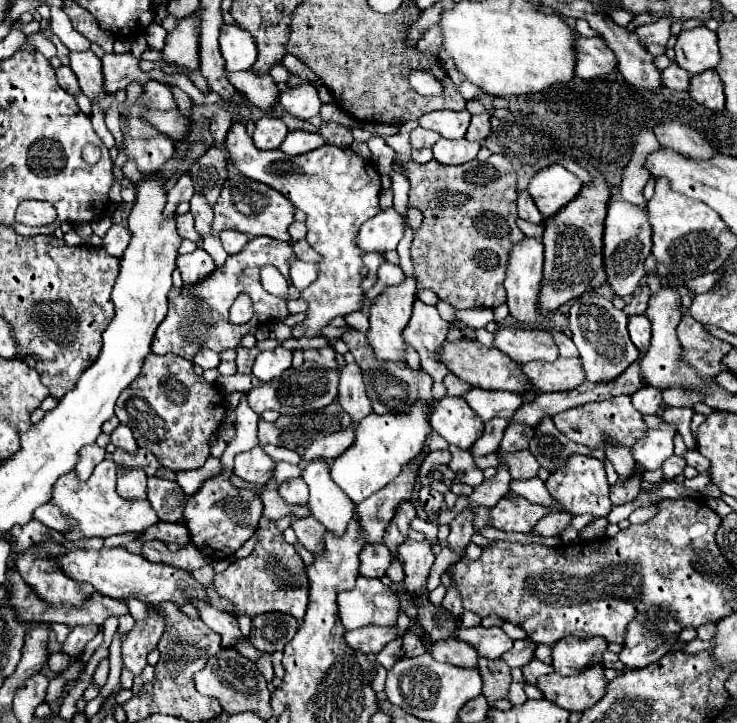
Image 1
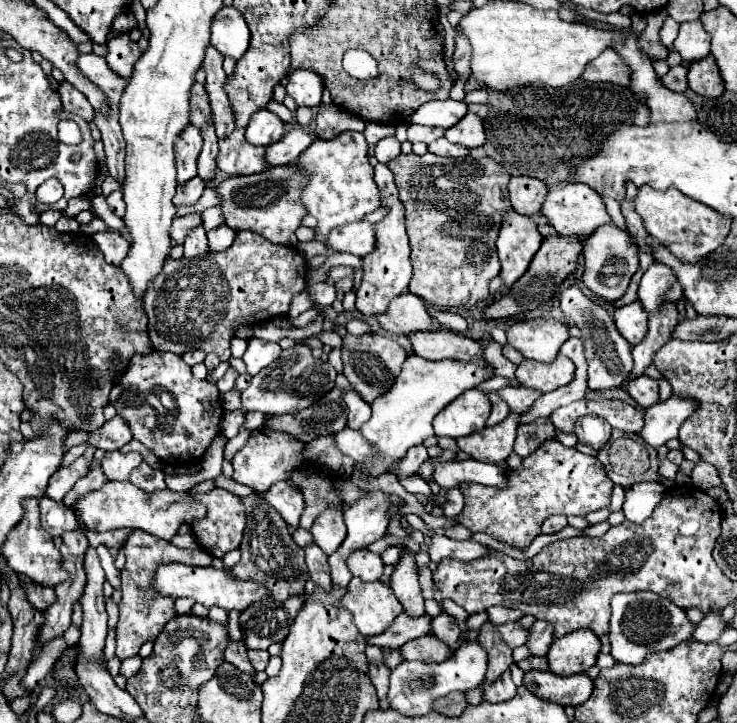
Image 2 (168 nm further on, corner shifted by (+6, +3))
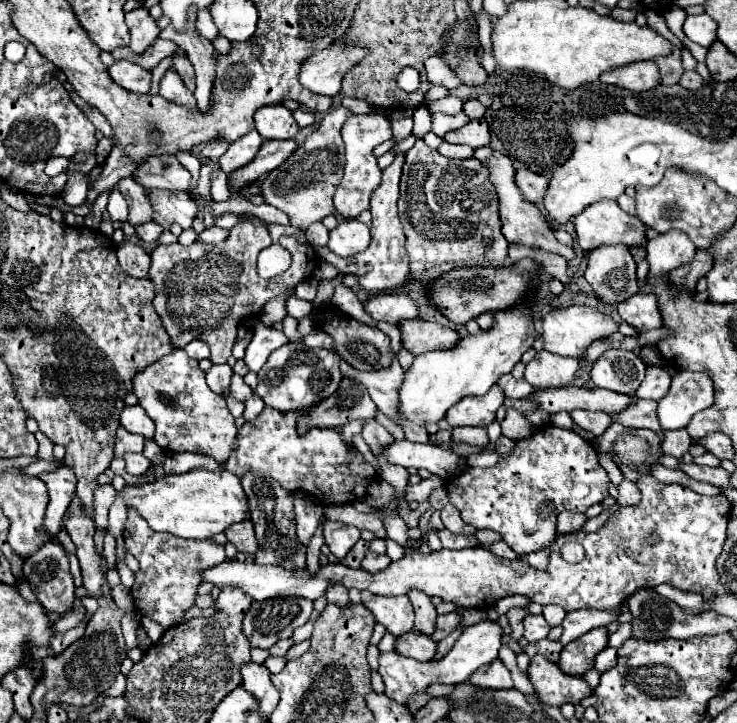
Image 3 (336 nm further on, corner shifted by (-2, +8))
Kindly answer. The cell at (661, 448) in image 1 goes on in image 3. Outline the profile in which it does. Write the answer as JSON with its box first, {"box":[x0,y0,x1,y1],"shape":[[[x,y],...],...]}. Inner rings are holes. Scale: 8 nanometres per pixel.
{"box":[658,371,714,431],"shape":[[[680,371],[672,379],[672,387],[664,399],[658,401],[658,421],[664,431],[676,431],[684,429],[688,421],[702,409],[710,407],[714,403],[714,387],[710,377],[704,373],[692,373],[692,371]]]}

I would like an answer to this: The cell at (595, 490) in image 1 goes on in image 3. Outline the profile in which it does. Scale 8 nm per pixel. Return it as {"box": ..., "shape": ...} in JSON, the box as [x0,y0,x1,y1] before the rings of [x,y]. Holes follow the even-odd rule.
{"box":[446,425,610,553],"shape":[[[554,425],[540,427],[538,433],[528,437],[526,441],[518,441],[514,453],[510,457],[502,457],[498,465],[490,469],[482,467],[468,467],[464,469],[454,481],[446,481],[446,491],[450,503],[456,505],[464,523],[472,525],[474,529],[494,529],[498,531],[504,541],[518,553],[532,553],[550,545],[556,537],[556,515],[560,511],[586,511],[588,507],[602,503],[608,495],[610,477],[606,469],[598,463],[596,449],[584,441],[578,433],[560,429]]]}

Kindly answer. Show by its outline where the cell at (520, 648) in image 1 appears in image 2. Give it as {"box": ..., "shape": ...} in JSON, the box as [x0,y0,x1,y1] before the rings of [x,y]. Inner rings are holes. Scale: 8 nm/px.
{"box":[528,620,554,656],"shape":[[[538,620],[532,628],[530,628],[530,640],[528,640],[528,650],[534,656],[546,656],[550,646],[554,642],[554,626],[550,626],[550,622]]]}

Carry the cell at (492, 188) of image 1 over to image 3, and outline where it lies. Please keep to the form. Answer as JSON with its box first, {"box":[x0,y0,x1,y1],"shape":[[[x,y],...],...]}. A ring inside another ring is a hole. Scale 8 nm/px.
{"box":[398,139,508,279],"shape":[[[418,139],[416,145],[406,153],[402,167],[398,211],[406,233],[406,249],[414,279],[422,279],[428,269],[442,269],[442,273],[446,273],[450,269],[498,269],[506,265],[508,243],[500,233],[498,193],[490,181],[490,169],[476,157],[448,159]]]}

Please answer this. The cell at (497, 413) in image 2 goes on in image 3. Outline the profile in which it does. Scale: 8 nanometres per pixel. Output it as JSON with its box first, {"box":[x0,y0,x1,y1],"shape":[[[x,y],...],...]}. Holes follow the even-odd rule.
{"box":[498,375,532,399],"shape":[[[504,375],[504,377],[500,377],[498,379],[498,385],[500,385],[500,389],[504,391],[504,395],[508,397],[508,399],[526,399],[528,395],[530,395],[530,389],[532,389],[532,385],[530,383],[526,383],[524,379],[514,379],[512,375]]]}

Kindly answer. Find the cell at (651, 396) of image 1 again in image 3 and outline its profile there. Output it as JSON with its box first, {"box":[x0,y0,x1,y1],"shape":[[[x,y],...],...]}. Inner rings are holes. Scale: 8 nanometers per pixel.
{"box":[636,367,672,401],"shape":[[[648,367],[646,369],[646,379],[636,389],[636,397],[660,401],[668,393],[670,381],[672,381],[670,375],[662,367]]]}

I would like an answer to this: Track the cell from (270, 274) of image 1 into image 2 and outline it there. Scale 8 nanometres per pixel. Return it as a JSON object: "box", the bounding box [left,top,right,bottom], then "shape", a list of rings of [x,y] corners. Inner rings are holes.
{"box":[306,284,336,306],"shape":[[[308,284],[306,288],[318,306],[330,306],[336,300],[336,289],[332,284]]]}

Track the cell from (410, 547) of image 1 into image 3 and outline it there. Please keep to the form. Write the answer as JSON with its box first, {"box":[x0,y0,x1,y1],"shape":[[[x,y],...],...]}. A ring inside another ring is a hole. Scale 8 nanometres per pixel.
{"box":[408,589,436,635],"shape":[[[412,589],[408,593],[412,605],[414,605],[414,613],[416,613],[416,621],[414,621],[414,629],[424,633],[424,635],[432,635],[434,633],[434,621],[436,621],[436,609],[430,601],[430,597],[426,593],[422,593],[420,589]]]}

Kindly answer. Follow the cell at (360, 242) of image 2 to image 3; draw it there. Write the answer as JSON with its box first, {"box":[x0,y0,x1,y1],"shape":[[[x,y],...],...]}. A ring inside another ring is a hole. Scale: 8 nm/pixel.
{"box":[328,219,370,257],"shape":[[[350,219],[350,221],[340,221],[338,227],[330,231],[330,241],[328,249],[340,257],[350,257],[354,253],[366,251],[370,245],[370,227],[362,221]]]}

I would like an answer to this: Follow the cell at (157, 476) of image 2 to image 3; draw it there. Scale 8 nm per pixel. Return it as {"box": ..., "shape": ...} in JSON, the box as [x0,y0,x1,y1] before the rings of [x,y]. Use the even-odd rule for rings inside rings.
{"box":[124,453,152,477],"shape":[[[128,453],[124,457],[124,461],[126,461],[126,471],[136,477],[142,477],[146,473],[146,469],[152,465],[142,453]]]}

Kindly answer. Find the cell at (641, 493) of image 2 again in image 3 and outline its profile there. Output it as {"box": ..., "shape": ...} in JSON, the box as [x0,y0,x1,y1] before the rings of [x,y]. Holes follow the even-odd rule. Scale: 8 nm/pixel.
{"box":[618,481,642,505],"shape":[[[622,481],[618,485],[618,503],[620,505],[638,505],[642,499],[642,491],[634,481]]]}

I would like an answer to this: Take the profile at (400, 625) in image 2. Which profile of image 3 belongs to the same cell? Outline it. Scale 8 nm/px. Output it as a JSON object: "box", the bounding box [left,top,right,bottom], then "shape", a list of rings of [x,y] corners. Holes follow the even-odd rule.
{"box":[432,613,460,643],"shape":[[[456,613],[438,615],[438,619],[436,619],[436,631],[432,633],[432,639],[438,643],[442,637],[446,637],[446,633],[450,633],[450,629],[454,629],[454,625],[460,625],[460,617]]]}

